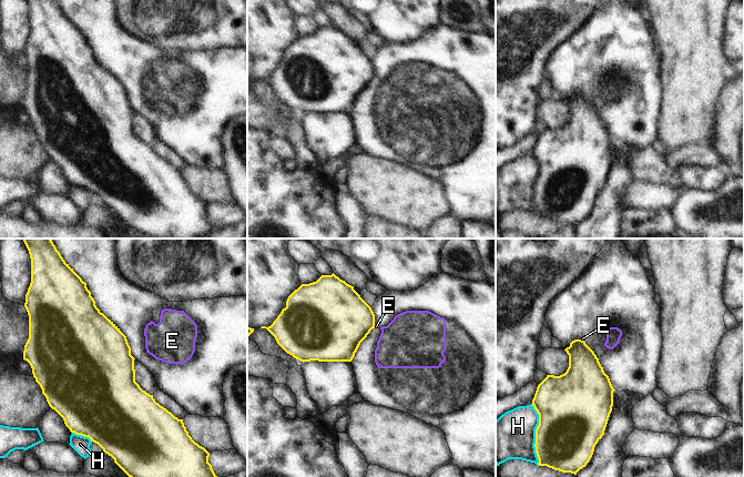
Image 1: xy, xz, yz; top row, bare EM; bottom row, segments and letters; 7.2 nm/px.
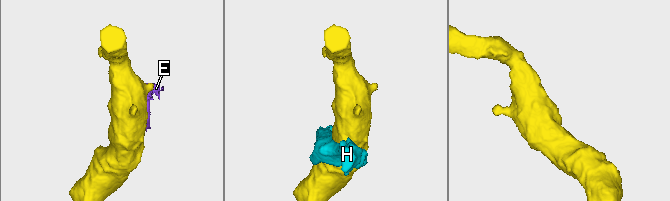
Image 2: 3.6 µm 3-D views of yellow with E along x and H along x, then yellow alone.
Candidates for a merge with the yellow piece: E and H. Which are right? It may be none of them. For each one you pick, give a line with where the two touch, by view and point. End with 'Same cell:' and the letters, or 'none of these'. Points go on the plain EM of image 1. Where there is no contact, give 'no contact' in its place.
Same cell: none of these

